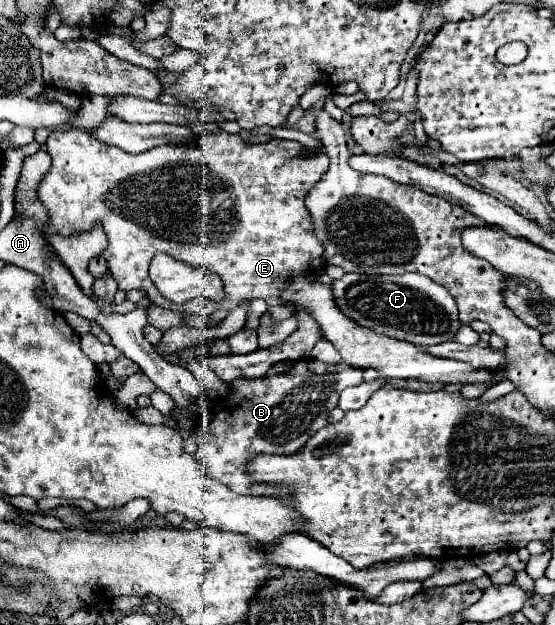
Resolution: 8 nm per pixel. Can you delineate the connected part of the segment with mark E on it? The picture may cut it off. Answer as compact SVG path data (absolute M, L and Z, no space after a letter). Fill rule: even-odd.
M66 130L50 132L46 140L46 152L52 156L52 168L40 184L40 200L50 212L50 230L62 236L72 236L90 230L96 222L104 226L108 236L108 248L102 252L110 264L110 274L118 282L118 288L128 292L132 288L146 290L152 304L186 314L210 316L216 310L232 310L242 302L262 298L268 306L292 306L294 312L306 310L320 326L326 340L342 354L342 360L354 368L374 368L390 378L420 378L426 382L444 384L476 384L488 382L494 372L472 370L466 362L436 358L426 350L410 342L402 342L370 328L362 328L354 320L342 314L336 306L332 288L318 282L310 272L314 258L324 254L322 242L314 234L312 218L304 206L308 190L328 170L328 156L324 152L308 152L302 144L292 140L272 138L266 144L250 144L238 134L198 132L194 146L158 146L142 154L128 154L118 146L108 146L94 140L88 132ZM156 252L164 252L176 260L182 260L196 268L208 268L216 272L224 284L226 298L218 304L214 300L196 298L184 304L174 304L162 298L158 288L148 276L148 266Z

